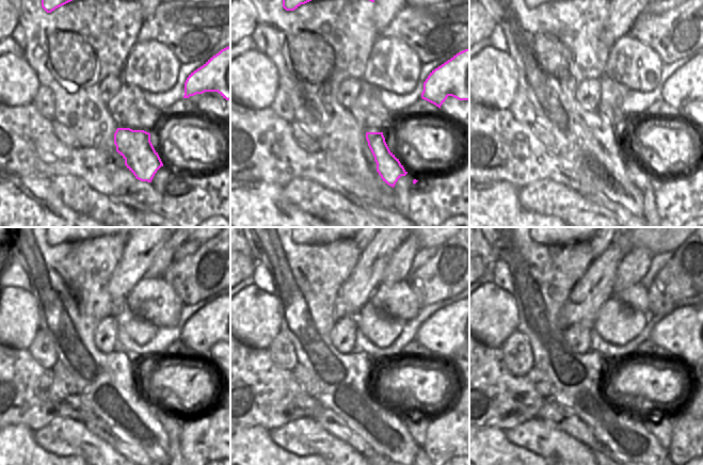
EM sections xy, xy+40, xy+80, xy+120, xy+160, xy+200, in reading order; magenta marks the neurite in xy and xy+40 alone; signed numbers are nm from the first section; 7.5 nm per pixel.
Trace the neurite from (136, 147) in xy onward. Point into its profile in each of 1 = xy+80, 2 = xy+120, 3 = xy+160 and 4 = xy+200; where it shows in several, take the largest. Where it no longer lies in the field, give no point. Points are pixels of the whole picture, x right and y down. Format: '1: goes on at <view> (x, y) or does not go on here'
1: goes on at xy+80 (639, 176)
2: goes on at xy+120 (173, 426)
3: goes on at xy+160 (417, 428)
4: goes on at xy+200 (661, 429)

